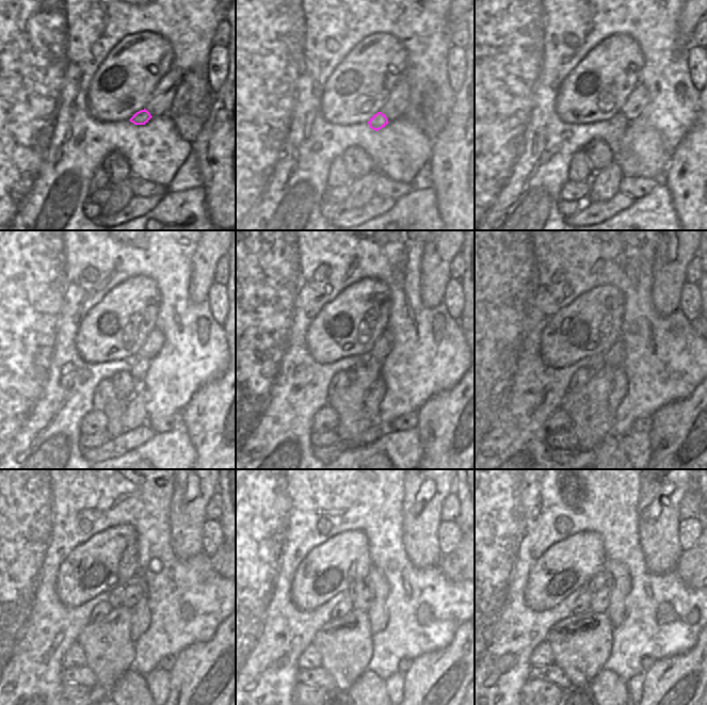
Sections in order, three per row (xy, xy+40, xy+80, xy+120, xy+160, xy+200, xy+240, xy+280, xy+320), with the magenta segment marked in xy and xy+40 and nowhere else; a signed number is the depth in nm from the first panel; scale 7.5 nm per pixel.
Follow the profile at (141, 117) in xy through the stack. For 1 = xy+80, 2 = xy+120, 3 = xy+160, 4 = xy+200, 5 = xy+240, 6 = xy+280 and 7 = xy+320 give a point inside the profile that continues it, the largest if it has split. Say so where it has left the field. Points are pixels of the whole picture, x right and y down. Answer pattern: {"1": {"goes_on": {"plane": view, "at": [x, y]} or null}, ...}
{"1": {"goes_on": {"plane": "xy+80", "at": [619, 124]}}, "2": {"goes_on": {"plane": "xy+120", "at": [139, 365]}}, "3": {"goes_on": {"plane": "xy+160", "at": [350, 403]}}, "4": {"goes_on": {"plane": "xy+200", "at": [588, 406]}}, "5": {"goes_on": {"plane": "xy+240", "at": [108, 646]}}, "6": {"goes_on": {"plane": "xy+280", "at": [344, 643]}}, "7": {"goes_on": {"plane": "xy+320", "at": [581, 644]}}}

